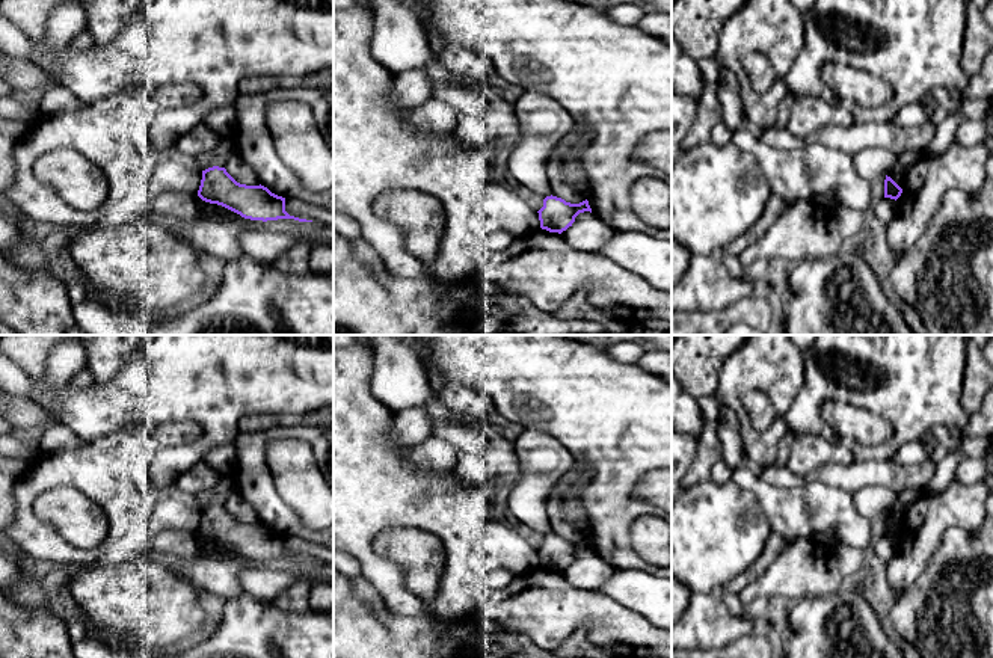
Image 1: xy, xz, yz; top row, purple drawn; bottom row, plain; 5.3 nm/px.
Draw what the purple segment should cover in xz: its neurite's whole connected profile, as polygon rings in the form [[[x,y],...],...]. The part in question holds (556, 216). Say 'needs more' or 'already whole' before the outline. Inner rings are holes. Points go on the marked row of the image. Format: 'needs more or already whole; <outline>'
already whole; [[[551,195],[543,199],[543,207],[537,213],[542,229],[561,234],[572,226],[575,217],[584,211],[592,213],[587,199],[580,204],[570,204]]]

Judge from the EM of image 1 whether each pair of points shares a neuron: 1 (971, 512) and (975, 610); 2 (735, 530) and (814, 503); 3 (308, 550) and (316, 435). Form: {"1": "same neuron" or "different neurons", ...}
{"1": "different neurons", "2": "different neurons", "3": "different neurons"}

